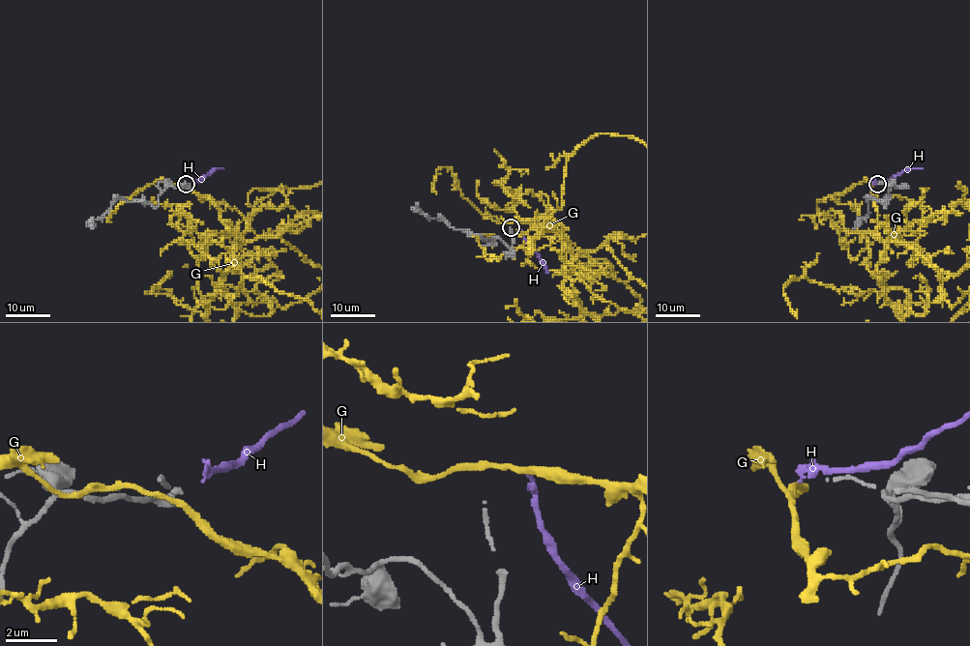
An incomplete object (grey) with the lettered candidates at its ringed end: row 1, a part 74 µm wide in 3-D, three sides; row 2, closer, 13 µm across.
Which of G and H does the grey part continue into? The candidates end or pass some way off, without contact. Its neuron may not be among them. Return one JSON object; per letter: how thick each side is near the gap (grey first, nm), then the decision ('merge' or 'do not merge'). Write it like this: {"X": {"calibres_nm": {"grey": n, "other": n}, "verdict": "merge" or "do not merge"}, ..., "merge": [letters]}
{"G": {"calibres_nm": {"grey": 110, "other": 200}, "verdict": "do not merge"}, "H": {"calibres_nm": {"grey": 110, "other": 280}, "verdict": "do not merge"}, "merge": []}

